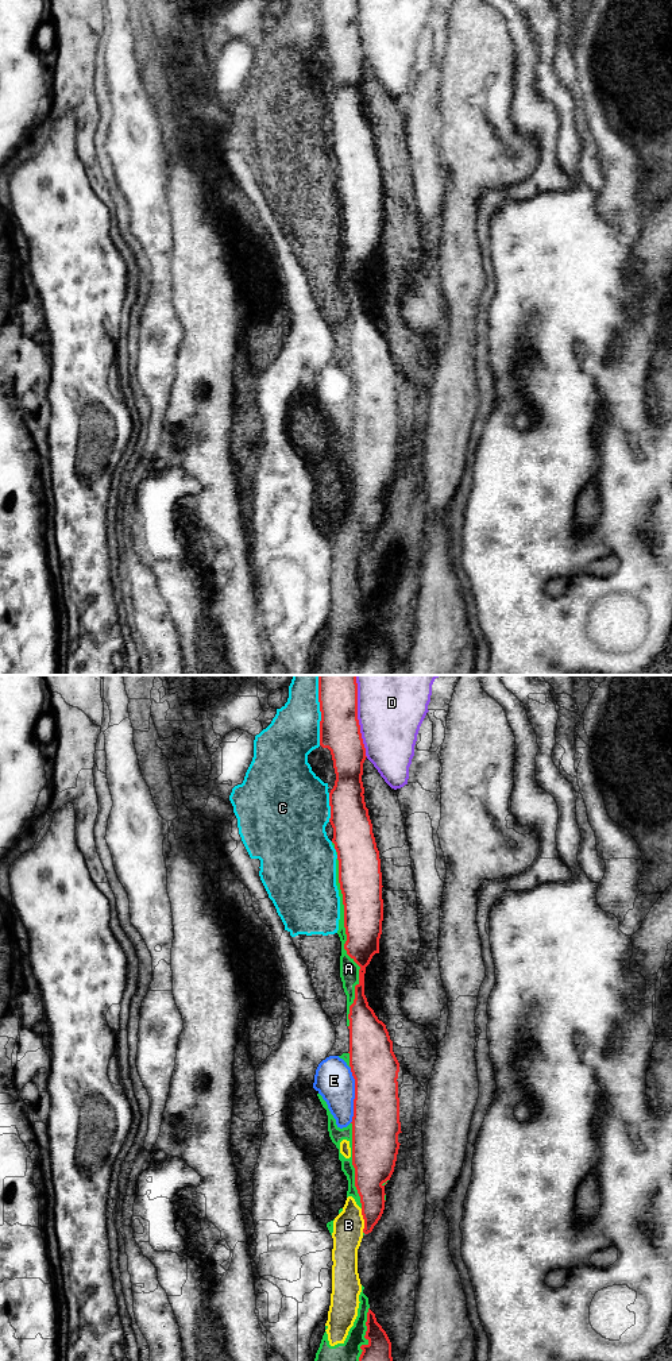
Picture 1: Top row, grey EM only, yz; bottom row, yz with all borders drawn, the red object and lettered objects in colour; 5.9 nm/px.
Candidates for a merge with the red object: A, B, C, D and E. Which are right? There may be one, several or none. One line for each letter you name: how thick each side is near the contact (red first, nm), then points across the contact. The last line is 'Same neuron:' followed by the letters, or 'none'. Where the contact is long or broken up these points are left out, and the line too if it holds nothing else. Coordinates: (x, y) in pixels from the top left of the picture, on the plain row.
Same neuron: none

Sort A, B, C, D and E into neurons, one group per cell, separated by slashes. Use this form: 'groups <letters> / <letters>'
groups A B C E / D

